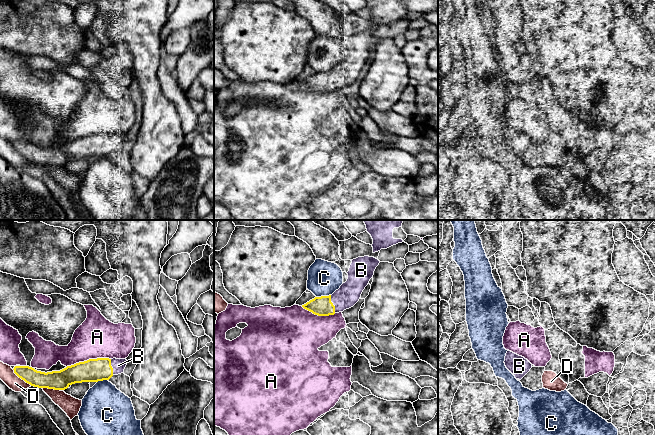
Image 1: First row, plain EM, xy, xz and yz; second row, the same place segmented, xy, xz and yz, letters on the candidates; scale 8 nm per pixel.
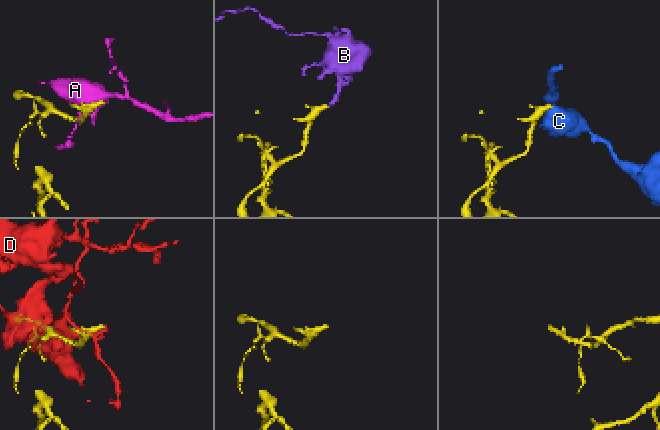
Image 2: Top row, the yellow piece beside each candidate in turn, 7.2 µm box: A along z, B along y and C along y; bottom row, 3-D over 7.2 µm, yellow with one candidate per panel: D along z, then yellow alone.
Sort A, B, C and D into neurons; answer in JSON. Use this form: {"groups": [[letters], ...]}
{"groups": [["A"], ["B"], ["C"], ["D"]]}

